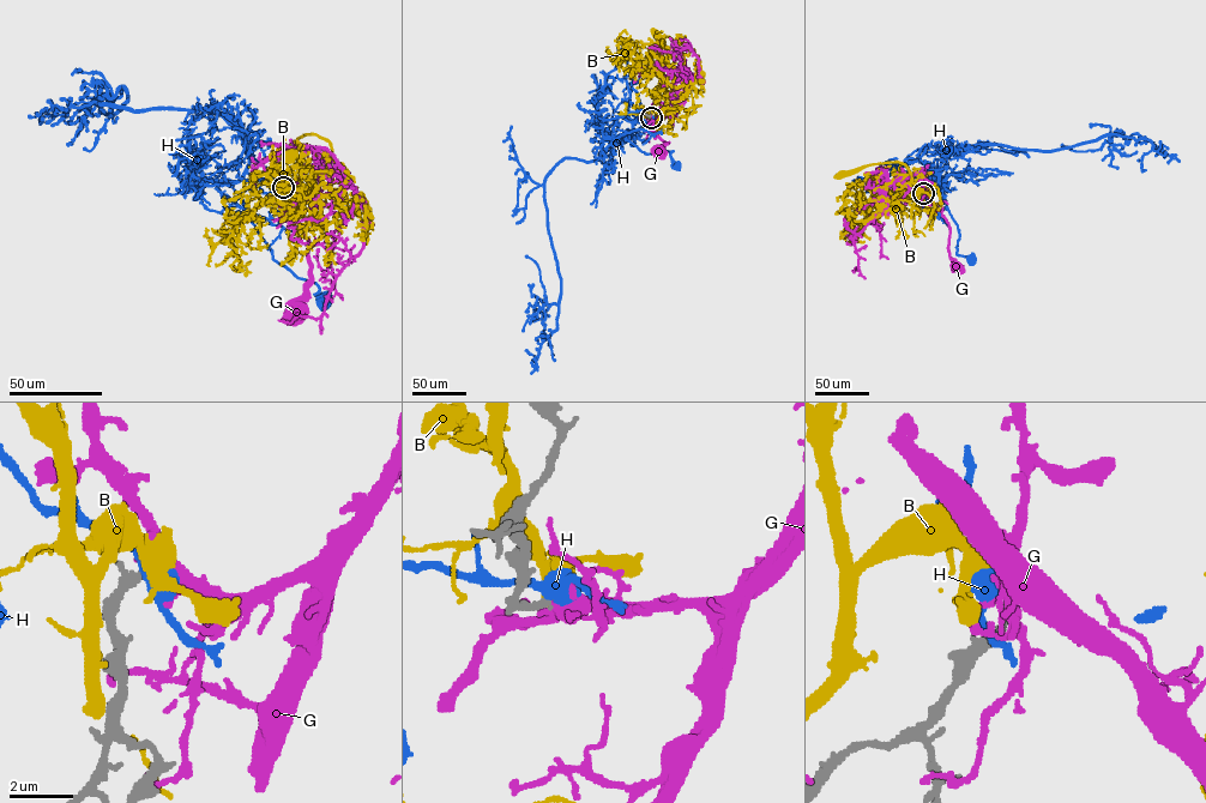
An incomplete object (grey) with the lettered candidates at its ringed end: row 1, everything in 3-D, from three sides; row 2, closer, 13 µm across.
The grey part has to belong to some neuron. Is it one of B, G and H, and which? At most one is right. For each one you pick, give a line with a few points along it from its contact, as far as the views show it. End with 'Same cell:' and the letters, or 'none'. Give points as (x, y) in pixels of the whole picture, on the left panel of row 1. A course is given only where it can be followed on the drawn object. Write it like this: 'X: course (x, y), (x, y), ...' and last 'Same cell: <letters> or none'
G: course (282, 187), (291, 188), (288, 217), (308, 241), (309, 285), (299, 315), (294, 315)
Same cell: G

